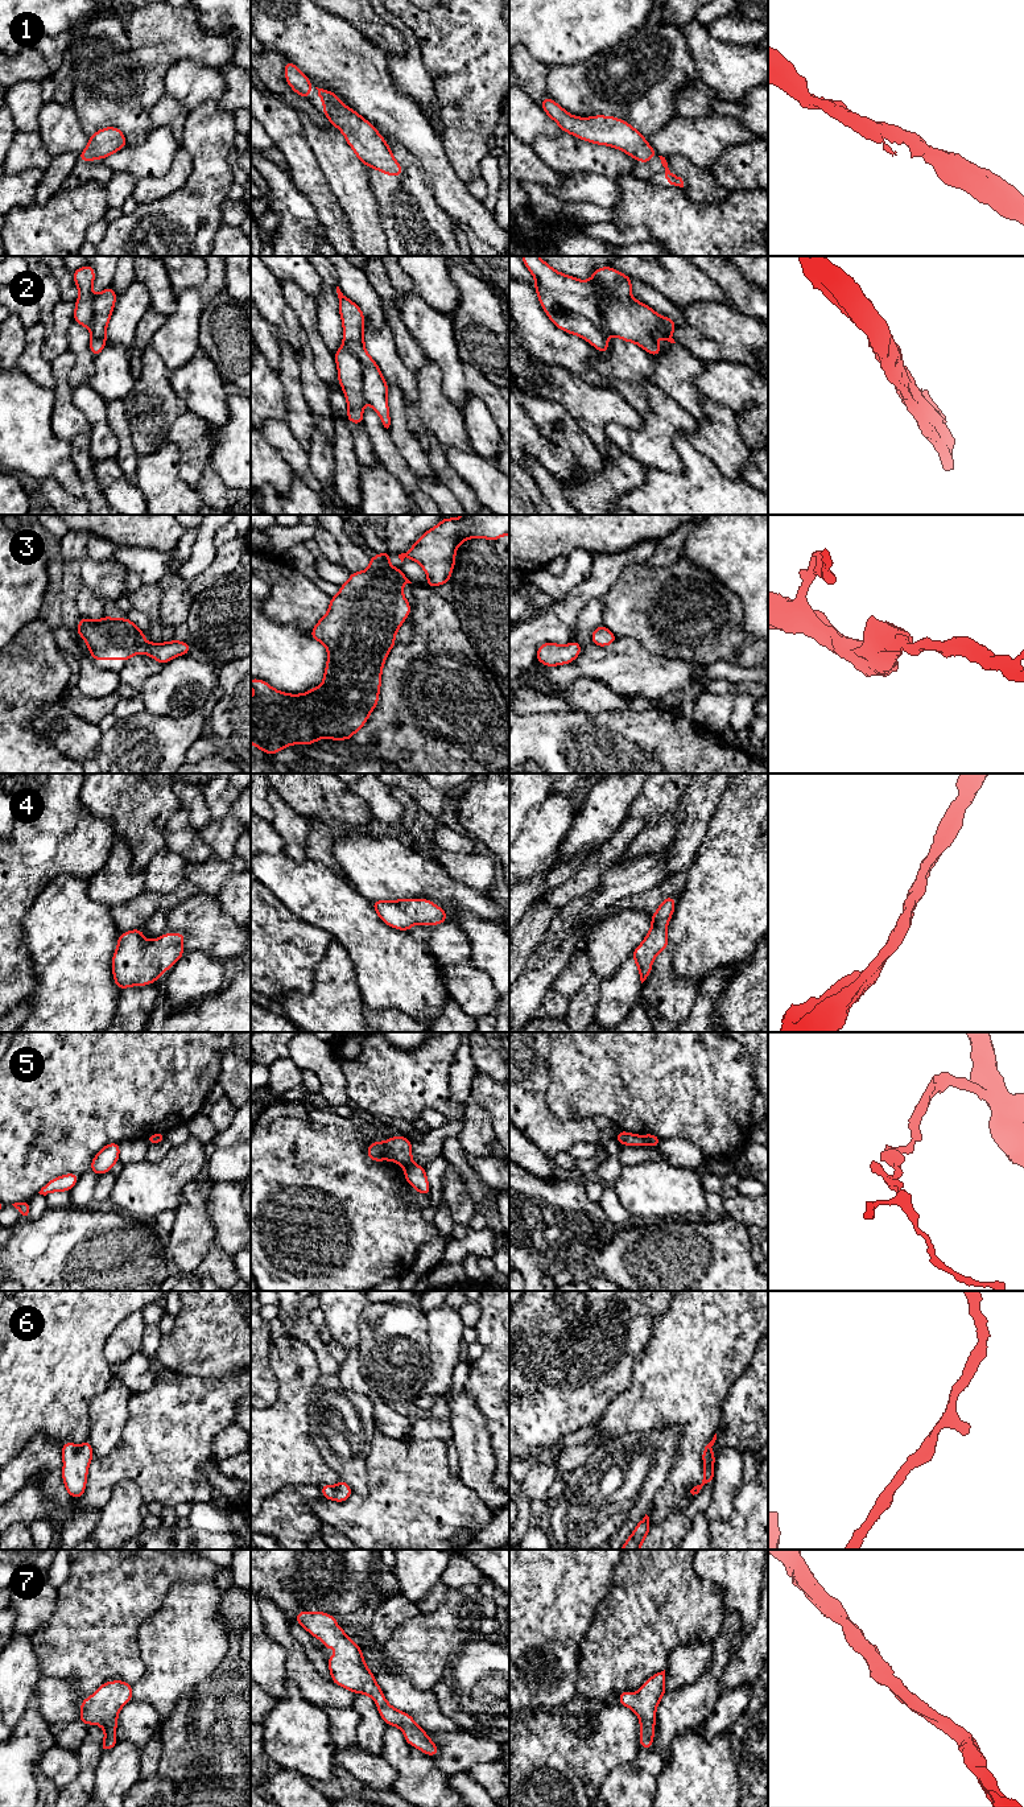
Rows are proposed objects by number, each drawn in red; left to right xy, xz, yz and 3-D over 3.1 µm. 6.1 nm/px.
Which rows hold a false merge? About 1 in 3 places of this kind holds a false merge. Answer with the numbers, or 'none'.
2, 5

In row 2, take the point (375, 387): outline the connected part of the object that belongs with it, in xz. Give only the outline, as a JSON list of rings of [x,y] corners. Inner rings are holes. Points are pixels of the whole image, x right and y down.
[[[336,286],[339,314],[343,323],[343,346],[350,350],[363,366],[364,401],[380,416],[384,428],[389,428],[388,384],[379,366],[364,347],[364,315],[362,309],[348,300]]]

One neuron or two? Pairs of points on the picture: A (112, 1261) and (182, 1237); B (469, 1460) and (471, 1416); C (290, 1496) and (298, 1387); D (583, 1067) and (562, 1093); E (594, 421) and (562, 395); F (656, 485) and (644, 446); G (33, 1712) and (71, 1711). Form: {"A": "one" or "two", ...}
{"A": "two", "B": "one", "C": "two", "D": "one", "E": "one", "F": "two", "G": "two"}

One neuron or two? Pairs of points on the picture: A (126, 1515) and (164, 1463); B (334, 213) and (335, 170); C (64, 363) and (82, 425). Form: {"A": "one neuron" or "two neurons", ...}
{"A": "two neurons", "B": "two neurons", "C": "one neuron"}

